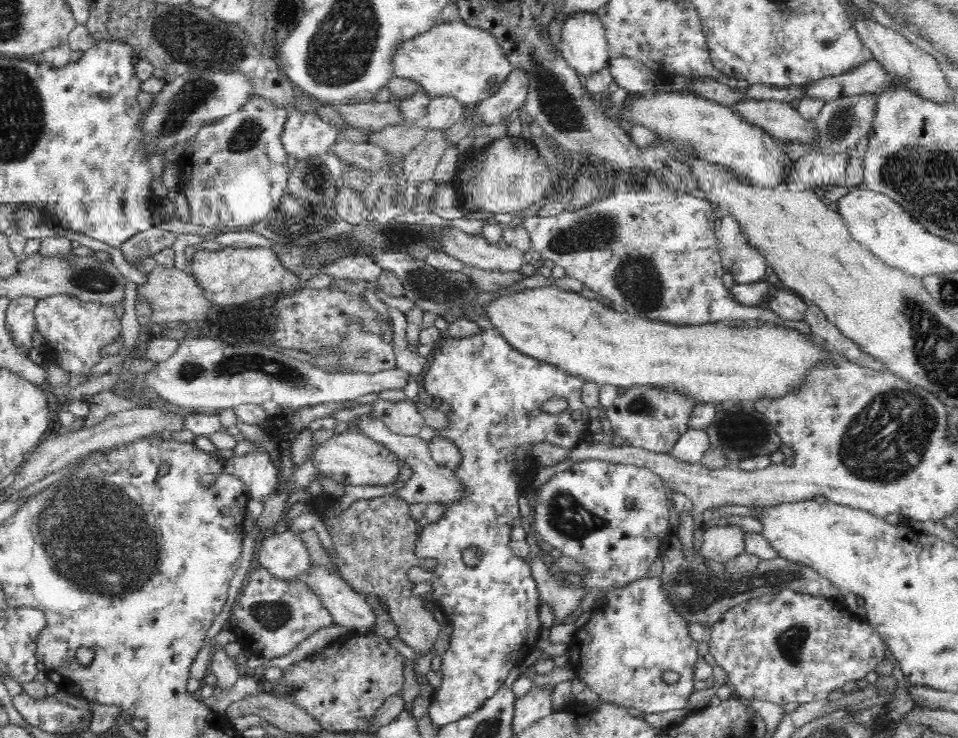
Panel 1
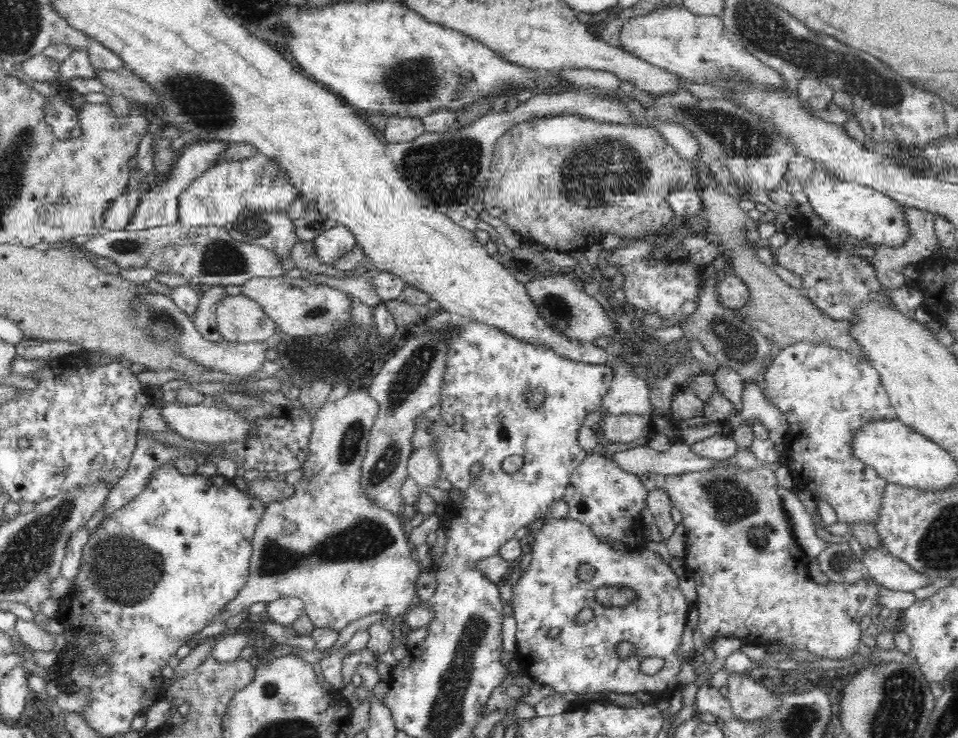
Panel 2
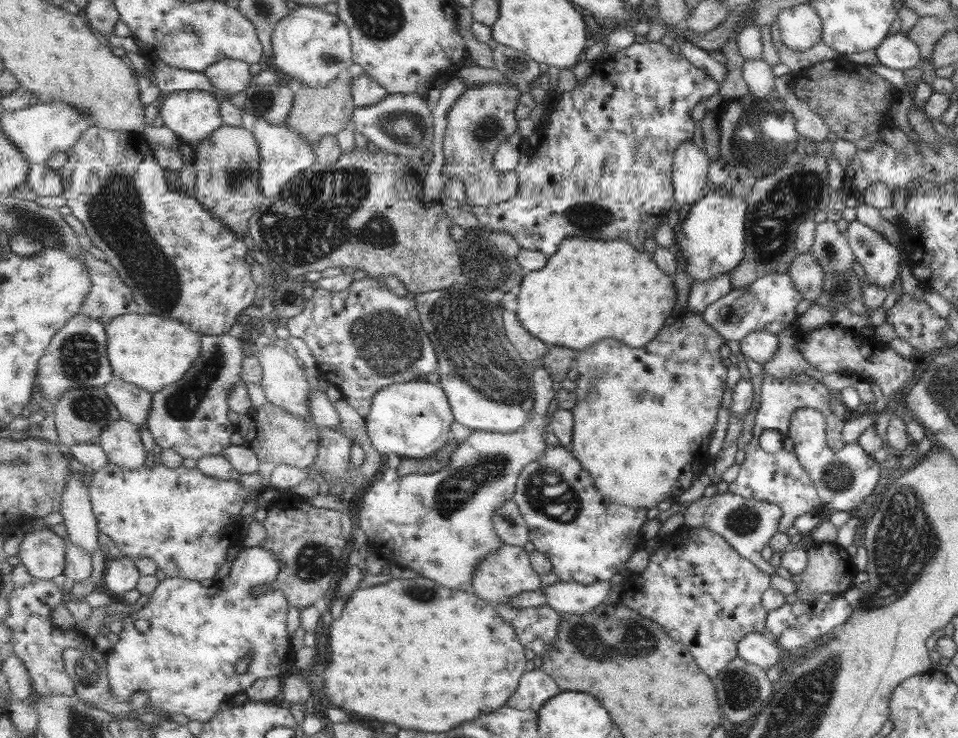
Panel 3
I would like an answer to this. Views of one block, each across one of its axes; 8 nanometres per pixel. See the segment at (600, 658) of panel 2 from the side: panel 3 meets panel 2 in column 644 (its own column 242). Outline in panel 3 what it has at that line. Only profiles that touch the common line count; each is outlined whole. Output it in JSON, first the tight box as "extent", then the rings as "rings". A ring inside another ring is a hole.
{"extent":[107,547,295,722],"rings":[[[248,547],[241,550],[237,558],[227,567],[225,571],[217,578],[214,586],[205,588],[201,586],[199,581],[184,579],[181,577],[163,579],[159,583],[159,587],[149,596],[147,604],[125,618],[122,618],[123,629],[120,632],[119,642],[112,646],[111,650],[107,653],[108,659],[108,677],[109,684],[112,686],[110,690],[112,696],[121,702],[130,702],[131,695],[134,692],[143,691],[148,694],[147,704],[145,710],[152,710],[153,712],[161,712],[165,714],[184,714],[189,720],[200,720],[201,722],[209,722],[214,715],[221,710],[221,702],[227,702],[228,698],[235,696],[237,692],[246,692],[256,680],[262,678],[280,677],[284,678],[290,674],[290,670],[295,666],[295,651],[291,647],[291,636],[287,634],[287,612],[291,607],[285,594],[277,588],[273,589],[273,584],[277,580],[281,572],[281,565],[277,560],[276,554],[267,548]],[[241,658],[250,658],[247,671],[245,673],[237,674],[235,672],[235,664]]]}

